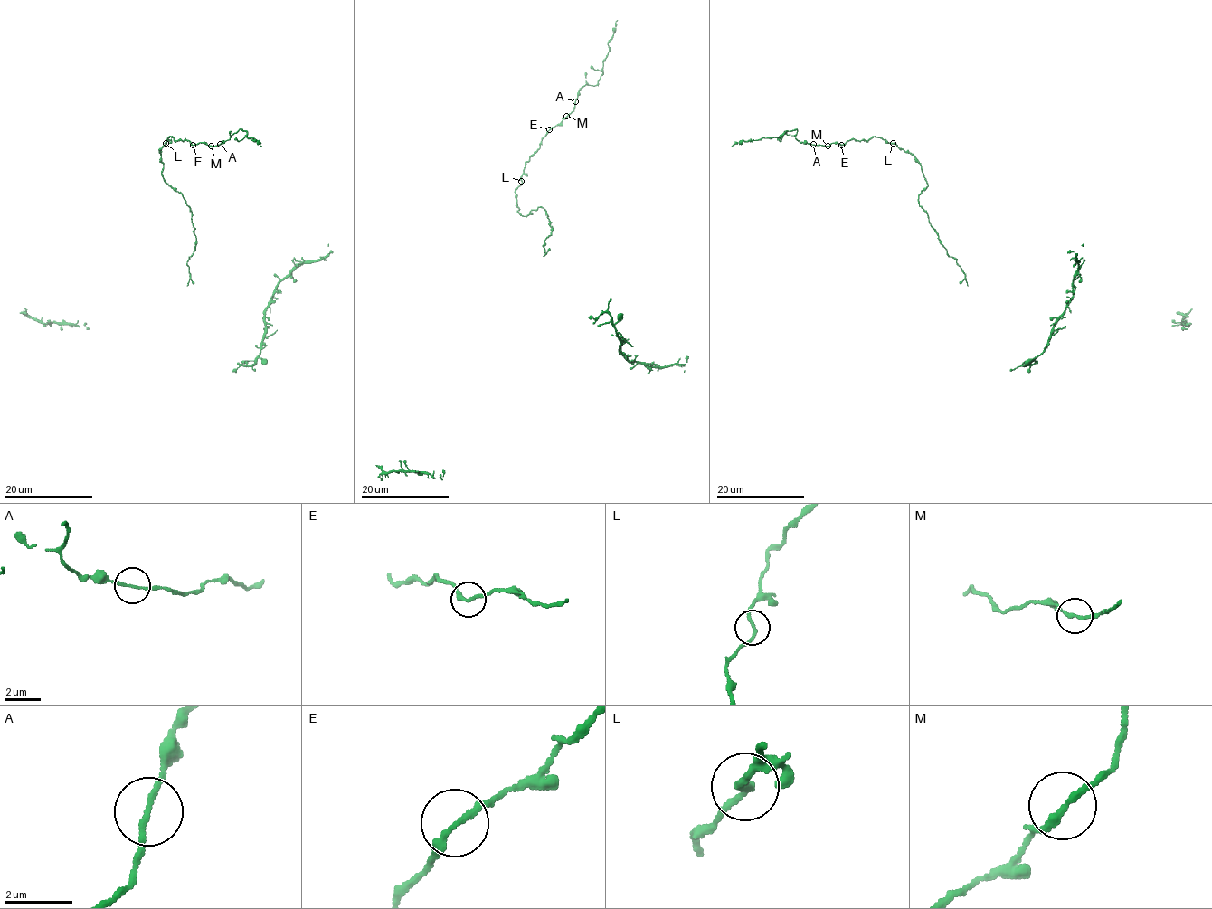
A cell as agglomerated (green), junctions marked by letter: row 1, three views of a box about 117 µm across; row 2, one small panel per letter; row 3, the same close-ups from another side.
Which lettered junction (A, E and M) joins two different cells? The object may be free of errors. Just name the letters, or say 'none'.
none

